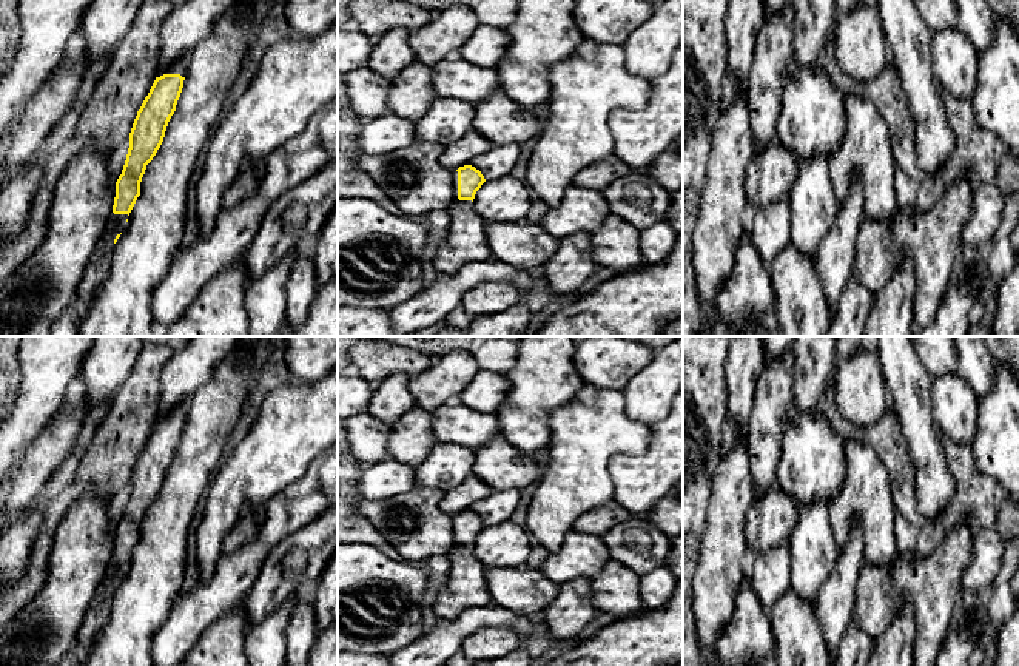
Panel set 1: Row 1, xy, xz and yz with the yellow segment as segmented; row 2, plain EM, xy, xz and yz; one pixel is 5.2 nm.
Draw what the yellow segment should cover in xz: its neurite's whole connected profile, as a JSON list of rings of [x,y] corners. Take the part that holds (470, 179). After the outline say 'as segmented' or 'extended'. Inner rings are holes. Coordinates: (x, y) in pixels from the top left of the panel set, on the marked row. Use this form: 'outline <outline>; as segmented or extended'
outline [[[472,165],[459,166],[452,174],[453,202],[447,208],[450,225],[446,239],[439,244],[432,259],[442,276],[456,273],[469,262],[481,262],[492,257],[484,230],[487,222],[473,210],[475,194],[486,179]]]; extended

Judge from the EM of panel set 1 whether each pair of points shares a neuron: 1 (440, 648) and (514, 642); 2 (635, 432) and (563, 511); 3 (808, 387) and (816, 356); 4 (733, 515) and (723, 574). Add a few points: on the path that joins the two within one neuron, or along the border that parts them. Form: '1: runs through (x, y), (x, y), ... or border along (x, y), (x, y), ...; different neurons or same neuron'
1: border along (492, 626), (474, 631), (460, 649); different neurons
2: runs through (612, 441), (568, 487); same neuron
3: runs through (811, 380), (814, 364); same neuron
4: runs through (725, 529), (723, 560); same neuron

